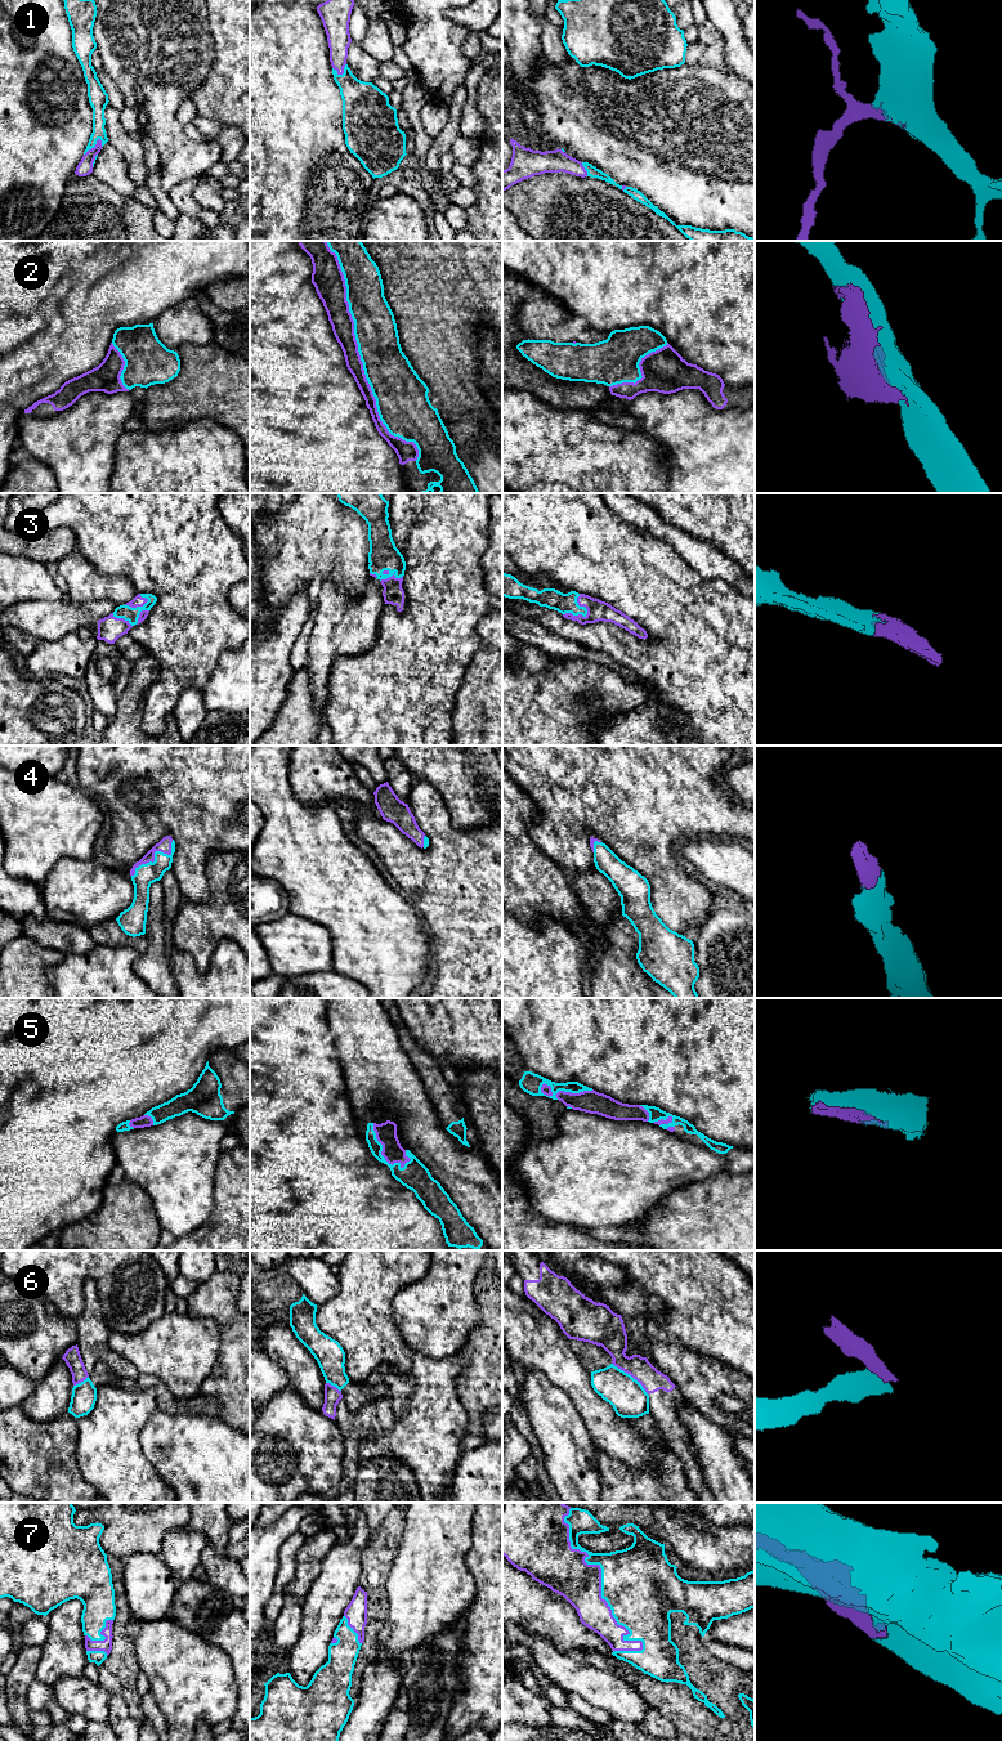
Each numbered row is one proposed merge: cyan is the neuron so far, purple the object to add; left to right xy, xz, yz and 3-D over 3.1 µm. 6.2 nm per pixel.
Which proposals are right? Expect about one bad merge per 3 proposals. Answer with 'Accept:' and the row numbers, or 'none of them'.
Accept: 1, 3, 4, 5, 7

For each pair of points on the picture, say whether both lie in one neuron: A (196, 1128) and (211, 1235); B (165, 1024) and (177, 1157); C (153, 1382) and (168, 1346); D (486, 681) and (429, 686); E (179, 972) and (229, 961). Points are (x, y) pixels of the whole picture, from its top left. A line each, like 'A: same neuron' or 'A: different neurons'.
A: different neurons
B: different neurons
C: different neurons
D: different neurons
E: same neuron

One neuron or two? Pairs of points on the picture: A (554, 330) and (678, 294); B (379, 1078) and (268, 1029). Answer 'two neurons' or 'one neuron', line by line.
A: two neurons
B: two neurons

